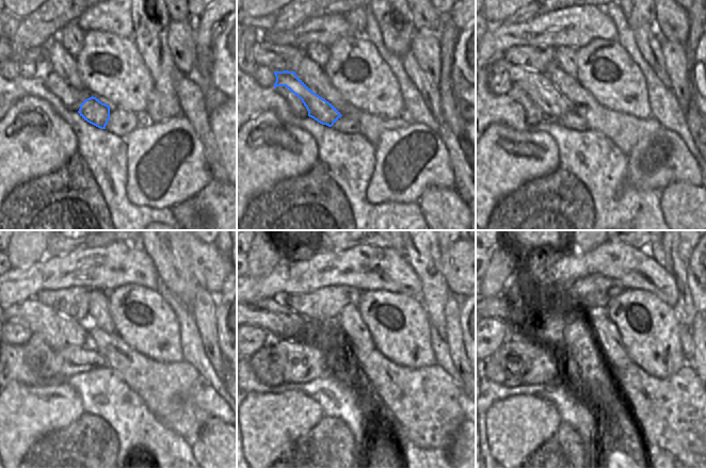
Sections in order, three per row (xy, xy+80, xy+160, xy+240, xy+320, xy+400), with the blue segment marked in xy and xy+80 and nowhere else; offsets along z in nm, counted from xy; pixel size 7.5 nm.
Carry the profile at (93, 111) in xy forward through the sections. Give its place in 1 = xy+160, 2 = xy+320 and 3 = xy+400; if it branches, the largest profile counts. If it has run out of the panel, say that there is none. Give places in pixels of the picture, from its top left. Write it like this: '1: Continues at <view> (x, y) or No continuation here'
1: Continues at xy+160 (538, 86)
2: Continues at xy+320 (272, 314)
3: Continues at xy+400 (499, 307)

